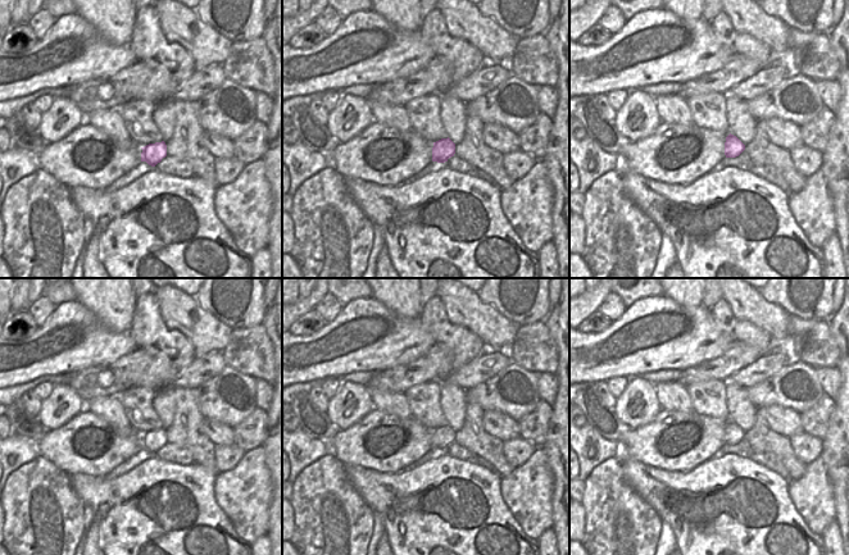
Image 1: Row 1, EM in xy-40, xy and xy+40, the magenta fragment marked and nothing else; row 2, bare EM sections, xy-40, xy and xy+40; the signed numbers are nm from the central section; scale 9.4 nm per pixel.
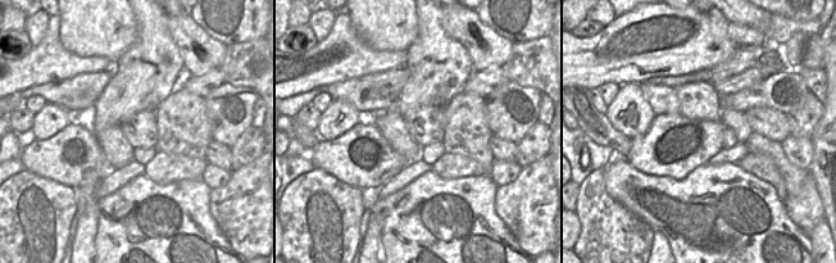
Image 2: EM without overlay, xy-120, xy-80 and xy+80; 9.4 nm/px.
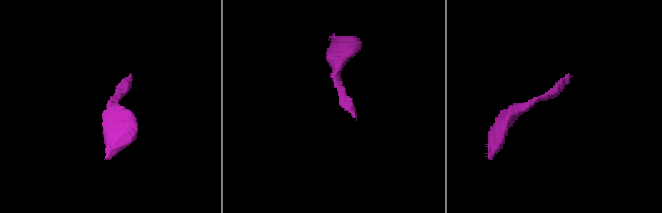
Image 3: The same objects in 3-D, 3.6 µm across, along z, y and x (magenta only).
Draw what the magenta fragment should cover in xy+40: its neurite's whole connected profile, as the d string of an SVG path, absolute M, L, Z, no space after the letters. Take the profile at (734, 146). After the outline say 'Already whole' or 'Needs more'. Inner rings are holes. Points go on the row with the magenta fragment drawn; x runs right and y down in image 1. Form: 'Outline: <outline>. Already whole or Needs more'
Outline: M728 135L725 142L726 158L736 158L745 150L745 145L734 135Z. Already whole.

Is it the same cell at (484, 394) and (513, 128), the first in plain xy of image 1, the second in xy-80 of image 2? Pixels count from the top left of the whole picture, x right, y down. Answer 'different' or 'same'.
same

